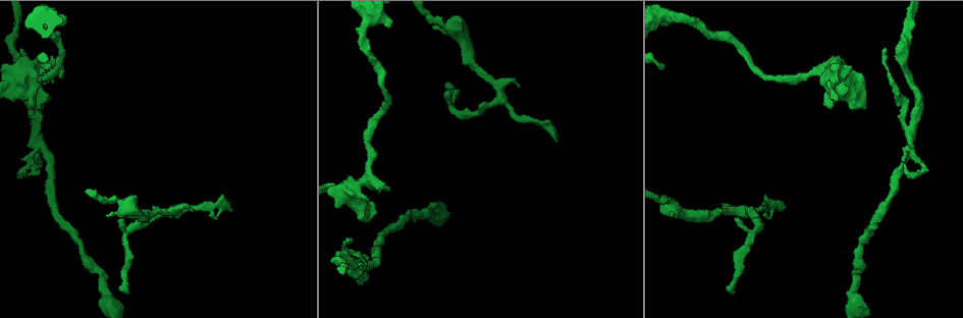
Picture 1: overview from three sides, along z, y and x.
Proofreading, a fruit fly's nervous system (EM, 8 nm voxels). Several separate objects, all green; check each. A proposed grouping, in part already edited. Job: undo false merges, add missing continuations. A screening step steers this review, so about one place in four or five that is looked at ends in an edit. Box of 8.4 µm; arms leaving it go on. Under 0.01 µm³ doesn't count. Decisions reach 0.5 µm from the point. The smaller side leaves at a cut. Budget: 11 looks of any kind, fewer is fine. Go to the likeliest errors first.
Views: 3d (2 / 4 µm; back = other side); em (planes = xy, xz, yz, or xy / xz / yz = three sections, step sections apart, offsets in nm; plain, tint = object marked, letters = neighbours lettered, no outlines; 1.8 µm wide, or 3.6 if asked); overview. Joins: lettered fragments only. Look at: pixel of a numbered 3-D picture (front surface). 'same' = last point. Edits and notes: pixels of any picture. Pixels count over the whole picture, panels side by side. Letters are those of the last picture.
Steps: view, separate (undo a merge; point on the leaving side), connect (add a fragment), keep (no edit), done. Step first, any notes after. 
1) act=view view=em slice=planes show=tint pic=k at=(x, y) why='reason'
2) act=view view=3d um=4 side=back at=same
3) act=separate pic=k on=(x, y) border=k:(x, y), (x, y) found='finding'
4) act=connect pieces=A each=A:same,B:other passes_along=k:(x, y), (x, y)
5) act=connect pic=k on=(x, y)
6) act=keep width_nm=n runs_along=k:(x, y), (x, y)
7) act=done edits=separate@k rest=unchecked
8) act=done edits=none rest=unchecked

act=view view=3d um=2 pic=1 at=(785, 205) why='free end'

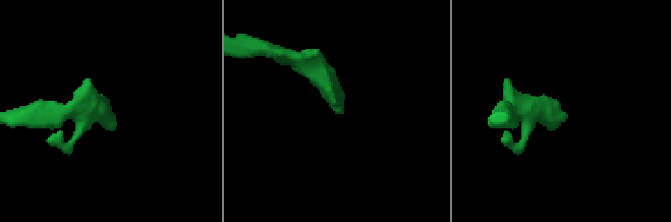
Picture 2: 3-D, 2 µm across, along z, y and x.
act=view view=em slice=xz step=8 show=letters pic=2 at=(567, 117)

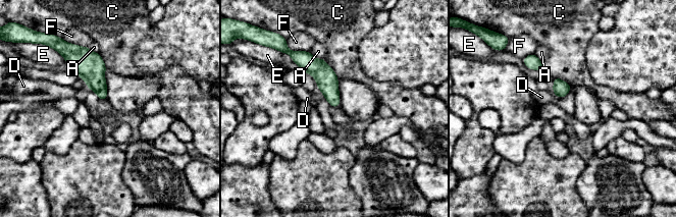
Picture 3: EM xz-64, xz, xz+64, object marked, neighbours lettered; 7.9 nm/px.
act=keep longest_contact=C:200nm each=A:other,C:other,D:other,E:other,F:other border=3:(571, 88), (564, 97), (553, 93) found='none of them fits'

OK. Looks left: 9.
act=view view=em slice=xz step=16 show=tint pic=1 at=(520, 86) why='thin end'

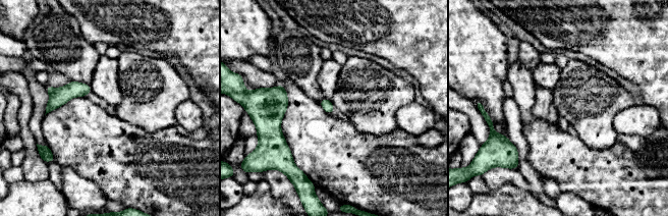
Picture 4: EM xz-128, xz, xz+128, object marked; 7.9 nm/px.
act=view view=em slice=planes show=letters at=same why='another direction'

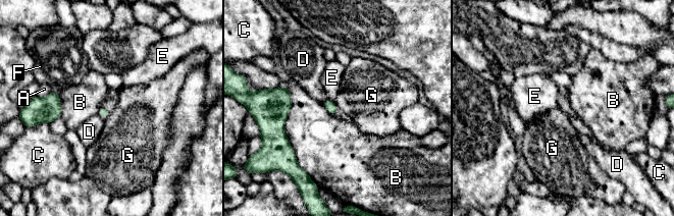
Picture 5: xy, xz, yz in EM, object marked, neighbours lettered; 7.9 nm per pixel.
act=keep each=A:other,B:other,C:other,D:other,E:other,F:other,G:other border=5:(333, 102), (338, 107) found='no lettered fragment goes on from it'

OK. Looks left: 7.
act=view view=em slice=planes show=letters pic=1 at=(735, 293) why='free end'

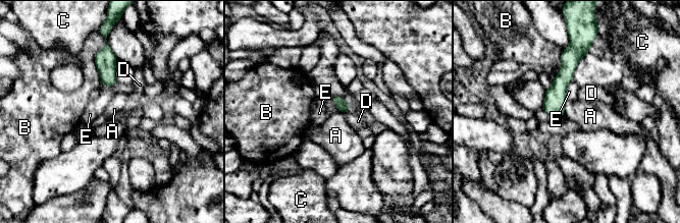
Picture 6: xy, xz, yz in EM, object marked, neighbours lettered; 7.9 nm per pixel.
act=keep each=A:other,B:other,C:other,D:other,E:other runs_along=6:(578, 54), (560, 84), (553, 113) found='none of them fits'

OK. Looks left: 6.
act=view view=3d um=4 pic=1 at=(361, 266) why='four arms meet'

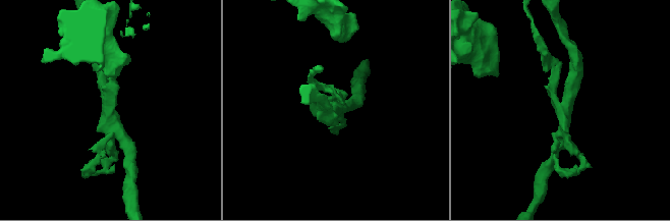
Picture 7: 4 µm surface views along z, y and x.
act=view view=em slice=xy step=4 show=letters pic=7 at=(565, 106) arms=4

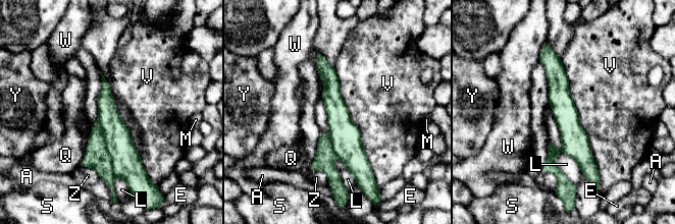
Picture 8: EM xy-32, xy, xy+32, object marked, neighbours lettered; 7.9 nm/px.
act=keep each=A:other,E:other,L:other,M:other,Q:other,S:other,V:other,W:other,Y:other,Z:other border=8:(560, 58), (599, 176) found='continuous, no second cell'

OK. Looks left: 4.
act=view view=em slice=planes show=letters pic=1 at=(54, 79) why='branch stops here'

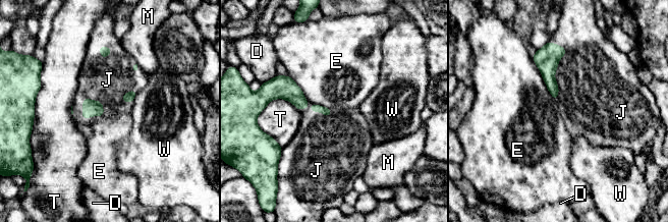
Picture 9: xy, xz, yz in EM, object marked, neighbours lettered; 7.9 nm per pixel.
act=connect pieces=J each=D:other,E:other,J:same,M:other,T:other,W:other found='it goes on there'

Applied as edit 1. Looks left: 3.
act=done edits=connect@9 rest=unchecked

